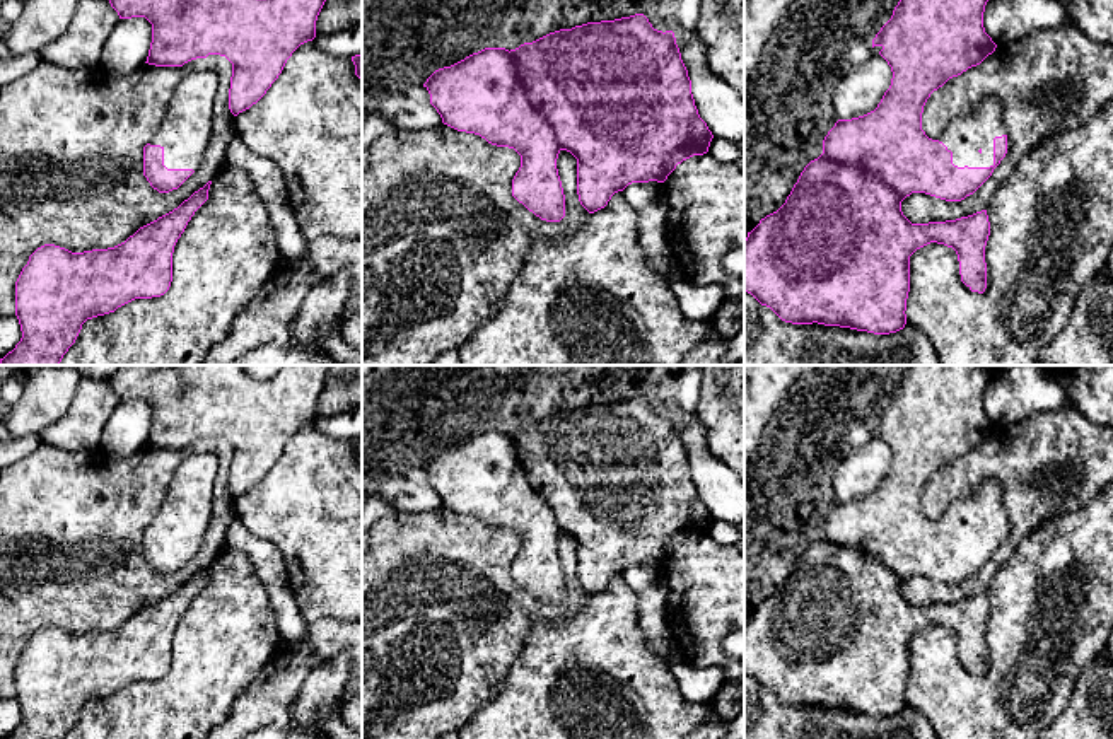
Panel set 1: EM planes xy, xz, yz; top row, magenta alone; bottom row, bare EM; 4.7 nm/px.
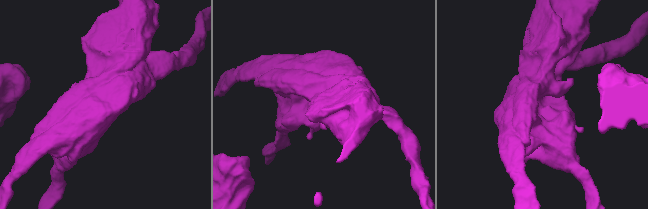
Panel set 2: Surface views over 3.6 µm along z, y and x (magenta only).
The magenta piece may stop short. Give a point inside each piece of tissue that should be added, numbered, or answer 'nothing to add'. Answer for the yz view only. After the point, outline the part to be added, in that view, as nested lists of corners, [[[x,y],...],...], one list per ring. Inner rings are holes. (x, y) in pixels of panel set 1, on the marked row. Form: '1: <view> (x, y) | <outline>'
1: yz (967, 135) | [[[985,99],[968,114],[953,119],[937,138],[953,152],[958,167],[994,166],[994,138],[1005,135],[1000,102]]]

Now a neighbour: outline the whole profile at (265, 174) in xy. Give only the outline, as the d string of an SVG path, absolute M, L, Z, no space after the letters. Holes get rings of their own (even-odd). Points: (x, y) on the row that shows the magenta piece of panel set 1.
M237 137L230 140L224 162L242 169L253 181L254 191L271 220L282 256L292 261L306 259L309 241L297 224L295 212L288 200L288 189L278 166L254 154Z

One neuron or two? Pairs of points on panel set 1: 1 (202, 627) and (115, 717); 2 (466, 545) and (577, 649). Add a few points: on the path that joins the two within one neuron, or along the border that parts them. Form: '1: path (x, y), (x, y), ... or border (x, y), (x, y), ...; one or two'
1: path (202, 656), (144, 714); one
2: border (586, 605), (557, 623), (538, 623), (521, 651); two

